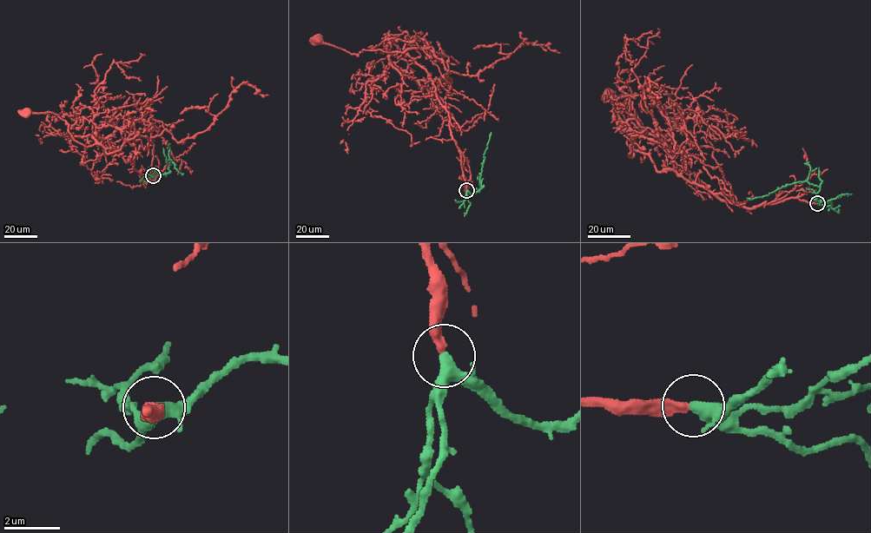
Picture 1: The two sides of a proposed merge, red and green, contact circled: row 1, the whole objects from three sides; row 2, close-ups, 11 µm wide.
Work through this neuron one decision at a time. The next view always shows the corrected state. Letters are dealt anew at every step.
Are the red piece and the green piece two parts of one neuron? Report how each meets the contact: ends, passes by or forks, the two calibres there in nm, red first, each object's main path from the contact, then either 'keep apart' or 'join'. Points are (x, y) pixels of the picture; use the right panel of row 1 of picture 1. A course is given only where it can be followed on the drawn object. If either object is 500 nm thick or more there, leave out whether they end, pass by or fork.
red ends | green passes by | 340/360 nm | red via (817, 203), (789, 198), (747, 207), (672, 170), (657, 171), (627, 143), (631, 102), (610, 94) | green via (817, 203), (823, 200), (815, 199), (820, 187), (807, 181), (786, 184), (762, 196), (747, 198) | join

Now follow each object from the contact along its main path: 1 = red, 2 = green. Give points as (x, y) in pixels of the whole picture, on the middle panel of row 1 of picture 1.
1: (466, 190), (449, 113), (425, 69), (403, 52), (364, 49), (351, 54), (318, 41)
2: (466, 190), (474, 194), (483, 187), (479, 189), (484, 154), (491, 132)

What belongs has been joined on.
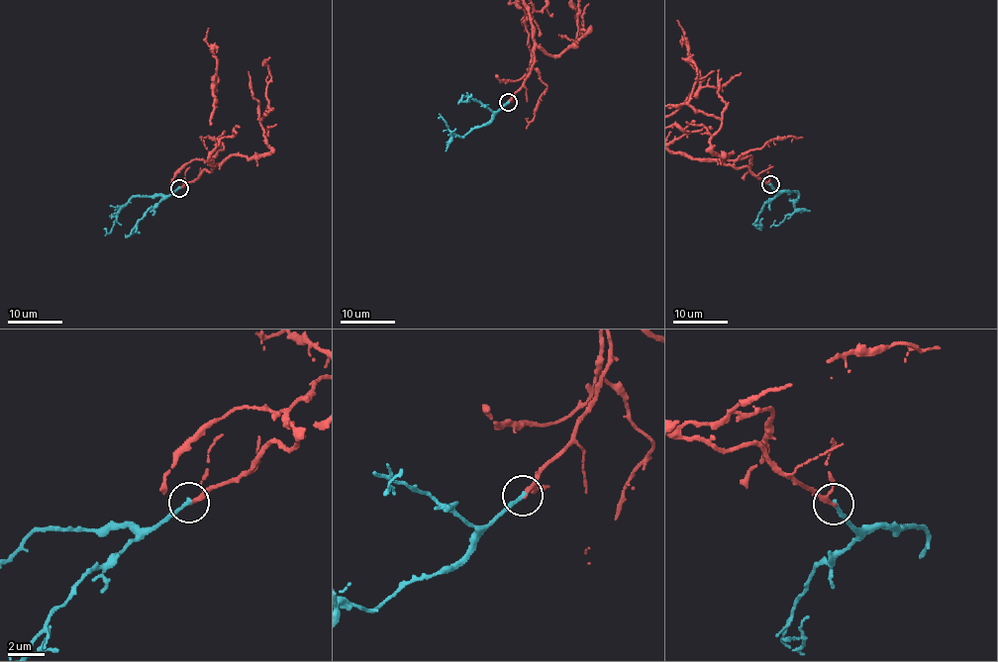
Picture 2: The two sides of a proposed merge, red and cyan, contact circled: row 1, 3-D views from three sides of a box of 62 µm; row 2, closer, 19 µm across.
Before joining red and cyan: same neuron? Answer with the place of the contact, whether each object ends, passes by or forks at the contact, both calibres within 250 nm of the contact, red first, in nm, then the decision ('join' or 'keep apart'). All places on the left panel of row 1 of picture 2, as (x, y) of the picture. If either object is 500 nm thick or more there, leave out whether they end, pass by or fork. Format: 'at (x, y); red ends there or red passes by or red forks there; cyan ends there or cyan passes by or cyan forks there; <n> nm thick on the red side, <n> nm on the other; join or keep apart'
at (179, 188); red passes by; cyan ends there; 170 nm thick on the red side, 240 nm on the other; join

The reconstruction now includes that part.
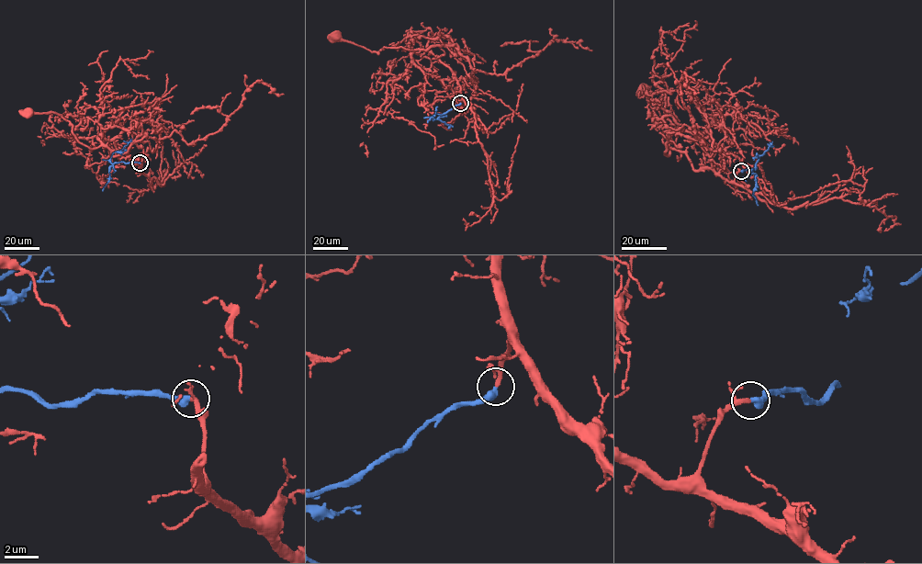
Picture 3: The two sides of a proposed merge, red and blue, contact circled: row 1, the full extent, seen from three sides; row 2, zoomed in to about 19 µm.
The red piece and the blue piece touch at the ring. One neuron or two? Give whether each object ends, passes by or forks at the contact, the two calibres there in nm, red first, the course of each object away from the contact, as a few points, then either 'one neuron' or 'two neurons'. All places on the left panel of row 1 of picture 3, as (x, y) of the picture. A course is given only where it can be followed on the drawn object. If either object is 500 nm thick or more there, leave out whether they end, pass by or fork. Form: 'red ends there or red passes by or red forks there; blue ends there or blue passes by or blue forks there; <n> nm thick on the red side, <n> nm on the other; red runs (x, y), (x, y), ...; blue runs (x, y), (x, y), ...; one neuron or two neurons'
red passes by; blue ends there; 180 nm thick on the red side, 440 nm on the other; red runs (140, 163), (141, 172), (124, 152), (82, 144), (72, 125), (59, 114), (28, 112); blue runs (140, 163), (110, 162), (112, 153), (122, 149), (131, 139); one neuron

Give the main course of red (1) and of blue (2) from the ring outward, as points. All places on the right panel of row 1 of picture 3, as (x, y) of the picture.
1: (741, 171), (728, 182), (710, 168), (693, 169), (683, 152), (663, 141), (668, 98), (646, 89)
2: (741, 171), (752, 170), (759, 156), (772, 141)

